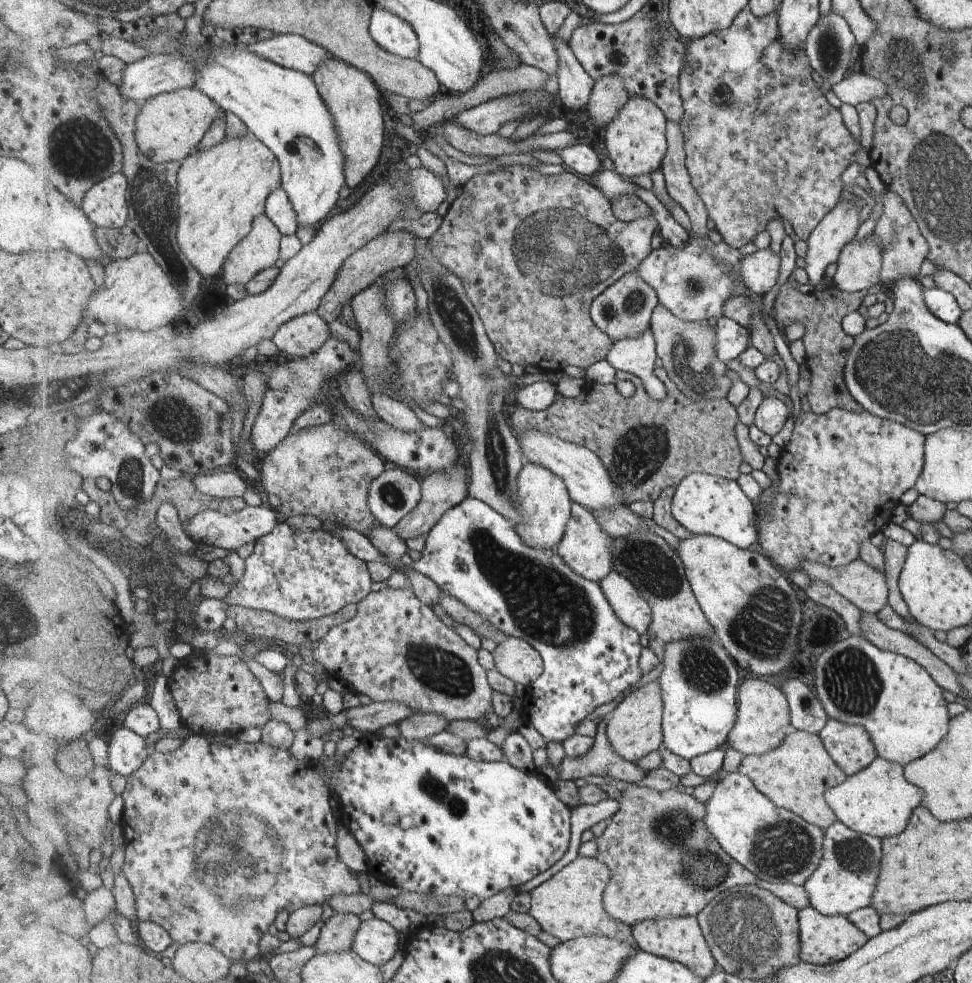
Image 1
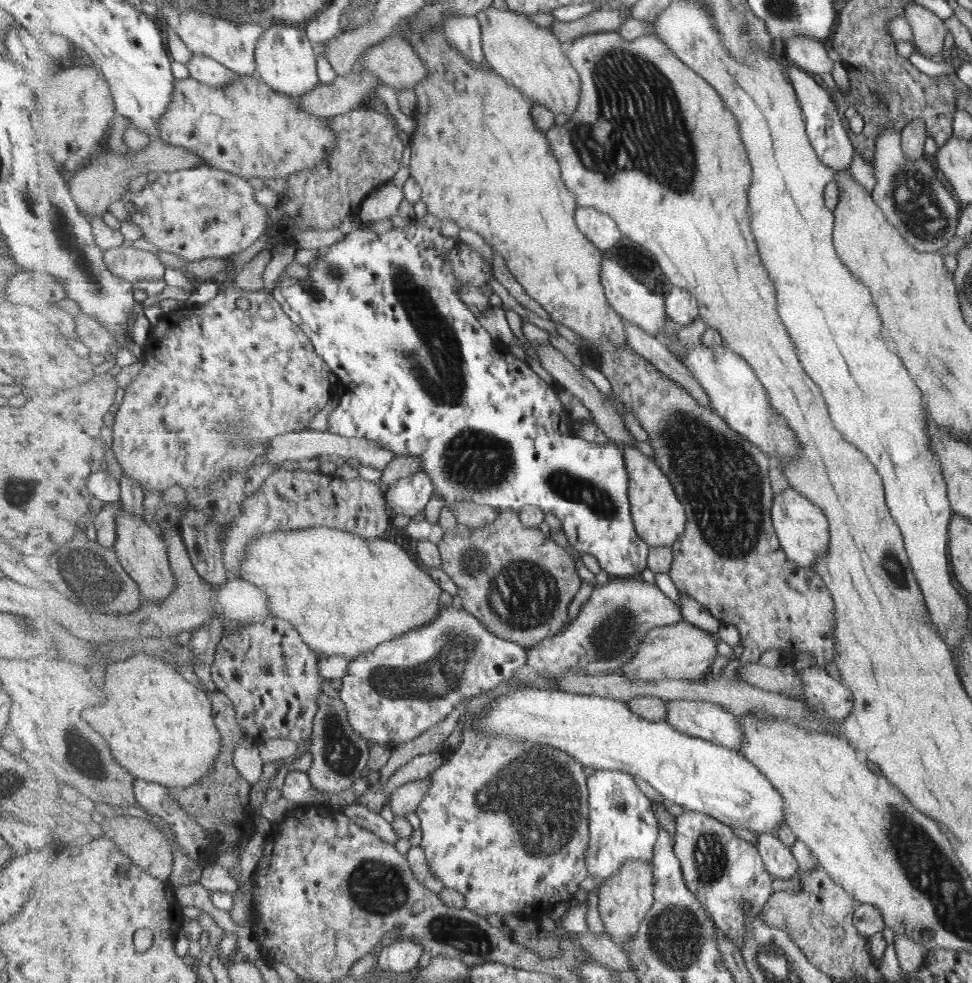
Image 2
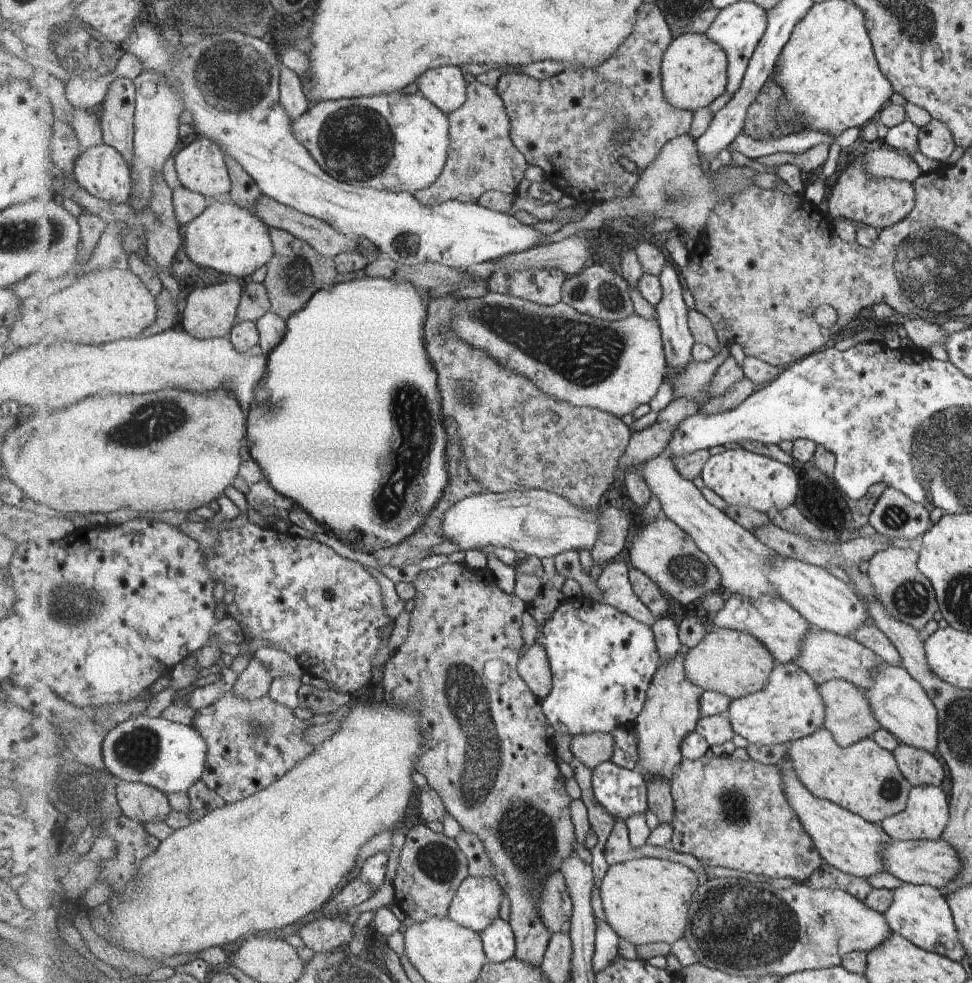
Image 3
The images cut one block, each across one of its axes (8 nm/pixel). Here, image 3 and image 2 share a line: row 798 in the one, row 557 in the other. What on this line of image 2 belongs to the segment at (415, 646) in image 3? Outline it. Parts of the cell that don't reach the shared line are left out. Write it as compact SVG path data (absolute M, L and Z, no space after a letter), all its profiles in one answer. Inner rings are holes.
M499 511L495 521L489 522L485 529L471 530L458 524L453 530L444 533L438 547L443 561L441 570L457 586L455 602L478 616L497 636L531 648L547 638L553 638L570 622L570 604L581 591L582 583L577 574L575 559L550 535L523 524L519 513Z

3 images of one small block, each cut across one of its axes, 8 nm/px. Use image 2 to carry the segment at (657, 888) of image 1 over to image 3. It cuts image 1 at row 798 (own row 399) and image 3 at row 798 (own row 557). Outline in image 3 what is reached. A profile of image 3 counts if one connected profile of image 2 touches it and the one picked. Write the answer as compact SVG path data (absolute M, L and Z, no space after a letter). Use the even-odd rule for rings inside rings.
M716 756L691 760L683 758L672 779L675 803L674 835L670 847L677 852L695 856L707 866L733 868L772 878L793 878L805 883L823 864L811 834L807 832L799 814L787 798L786 781L780 765L766 765L759 761L743 761L733 756Z

